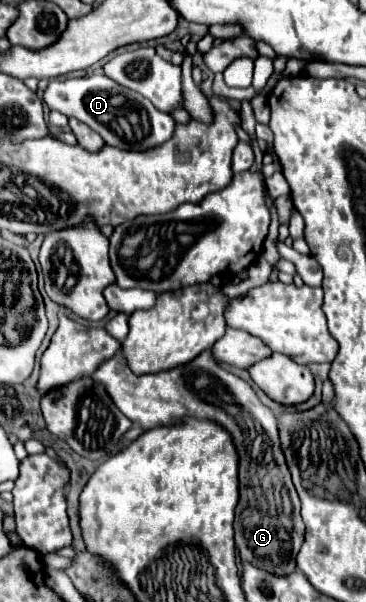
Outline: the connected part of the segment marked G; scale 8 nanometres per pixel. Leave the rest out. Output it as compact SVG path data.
M117 352L115 356L111 356L109 360L105 360L91 376L97 384L103 384L107 388L107 394L111 396L113 404L133 422L143 426L145 430L163 426L163 424L173 424L183 416L193 416L193 418L205 418L205 420L215 420L221 426L225 426L237 446L239 452L239 504L235 508L235 546L241 554L243 562L249 562L251 566L273 574L273 576L289 576L297 570L295 564L295 556L303 544L303 536L305 536L305 524L301 520L301 502L299 496L295 492L295 486L291 482L291 474L281 450L281 440L279 440L279 424L275 414L261 404L261 400L257 398L257 394L253 392L253 388L243 382L239 376L227 372L215 358L213 352L201 352L195 360L181 364L179 368L171 368L171 370L163 370L163 372L155 372L155 374L143 374L137 376L131 372L131 368L127 366L127 360L123 356L123 352Z

